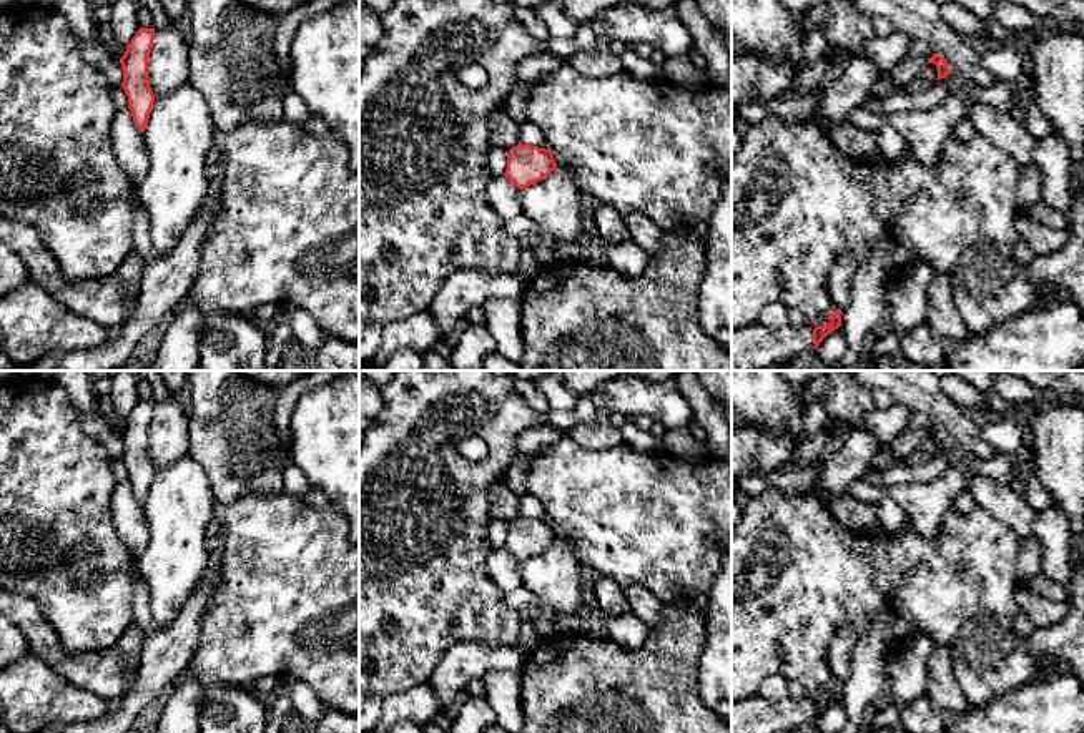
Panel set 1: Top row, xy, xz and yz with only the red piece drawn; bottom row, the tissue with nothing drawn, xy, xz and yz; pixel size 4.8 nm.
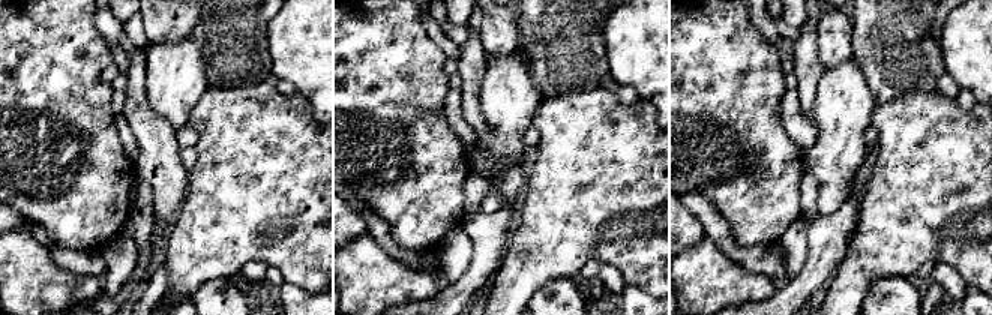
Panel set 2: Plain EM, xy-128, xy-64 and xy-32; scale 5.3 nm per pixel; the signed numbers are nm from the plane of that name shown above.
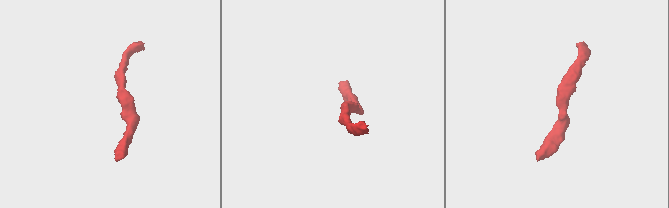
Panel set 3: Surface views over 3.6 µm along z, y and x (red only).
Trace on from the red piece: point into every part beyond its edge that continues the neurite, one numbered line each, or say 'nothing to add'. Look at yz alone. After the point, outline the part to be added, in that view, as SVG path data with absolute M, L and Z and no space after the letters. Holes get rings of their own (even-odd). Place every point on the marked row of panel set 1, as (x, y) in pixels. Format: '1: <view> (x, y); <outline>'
1: yz (753, 348); M756 321L732 331L732 371L768 371L813 352L813 324L766 327Z

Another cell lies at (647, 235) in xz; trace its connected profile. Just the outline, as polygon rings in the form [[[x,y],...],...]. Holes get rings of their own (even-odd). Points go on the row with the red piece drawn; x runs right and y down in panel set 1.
[[[638,211],[623,216],[623,221],[630,231],[630,239],[648,258],[653,258],[660,251],[663,229]]]

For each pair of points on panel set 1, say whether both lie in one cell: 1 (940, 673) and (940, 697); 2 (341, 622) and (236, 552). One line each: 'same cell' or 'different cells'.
1: same cell
2: same cell

